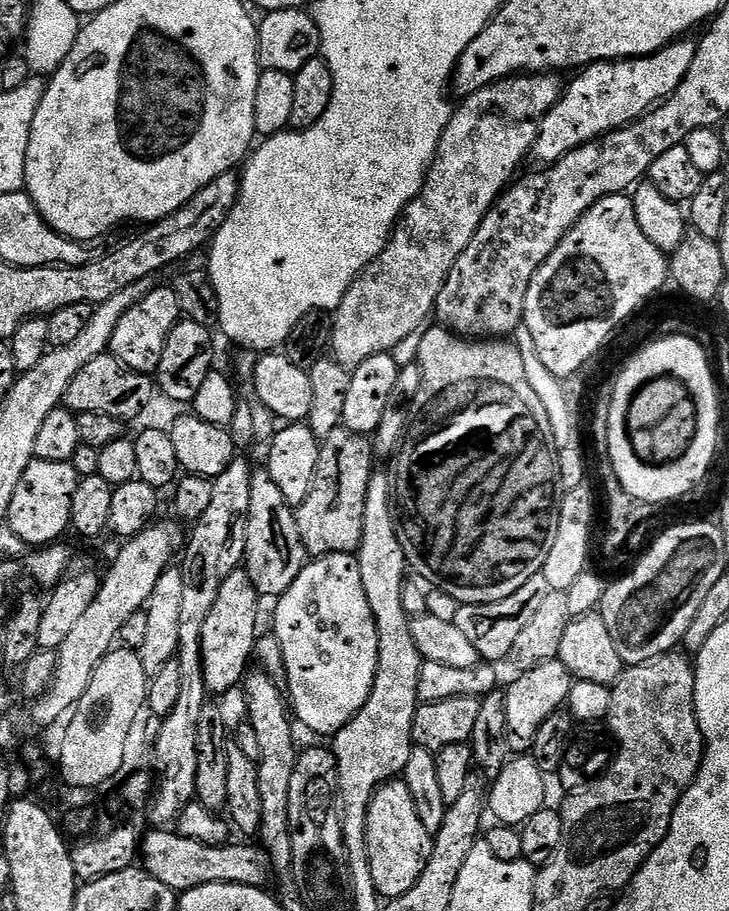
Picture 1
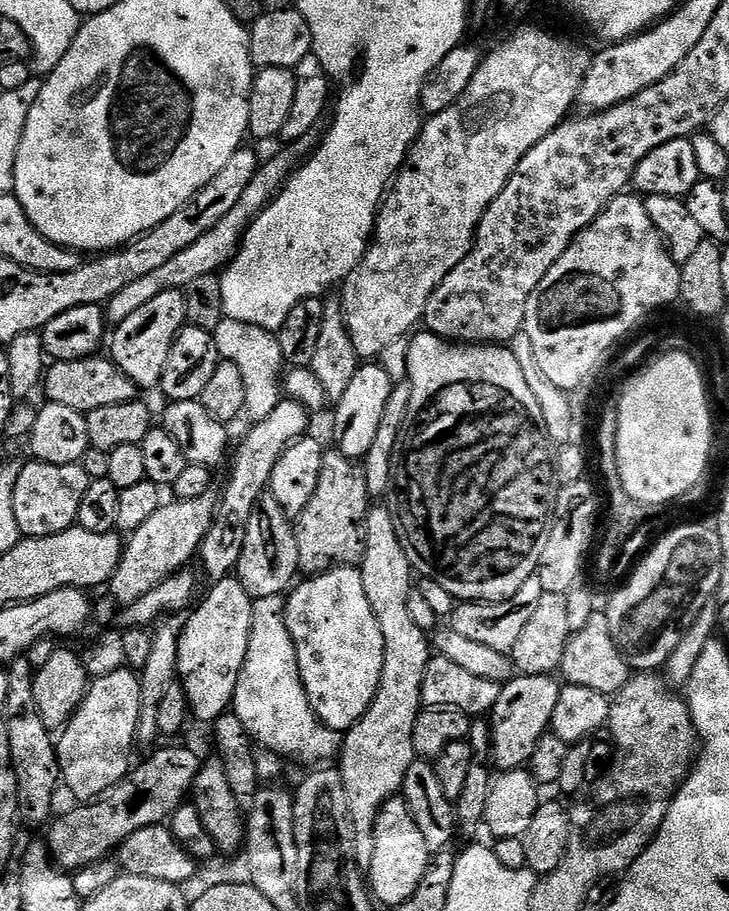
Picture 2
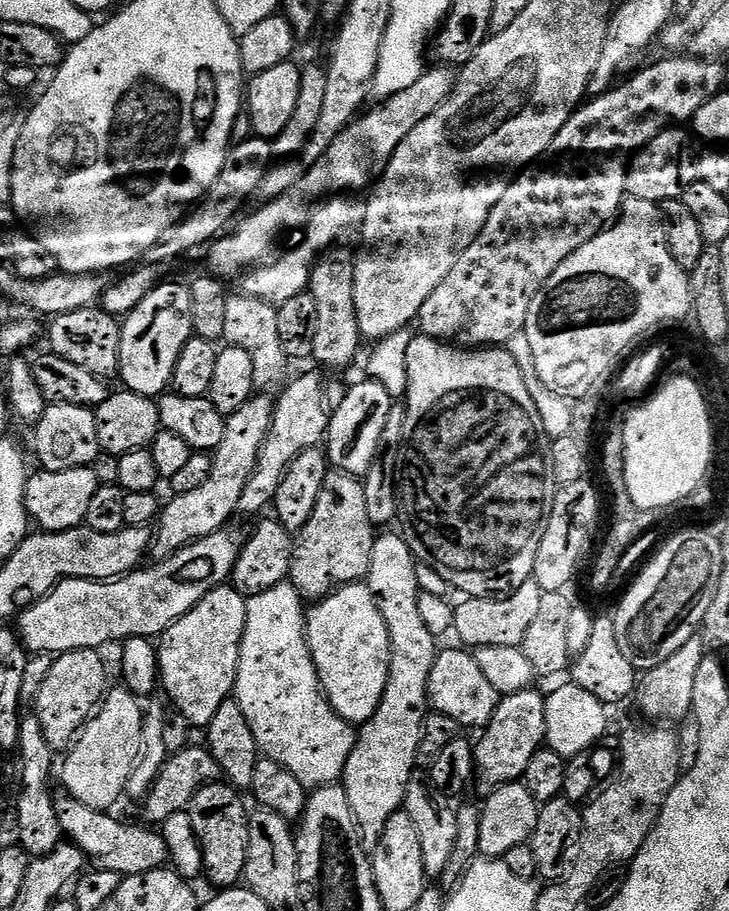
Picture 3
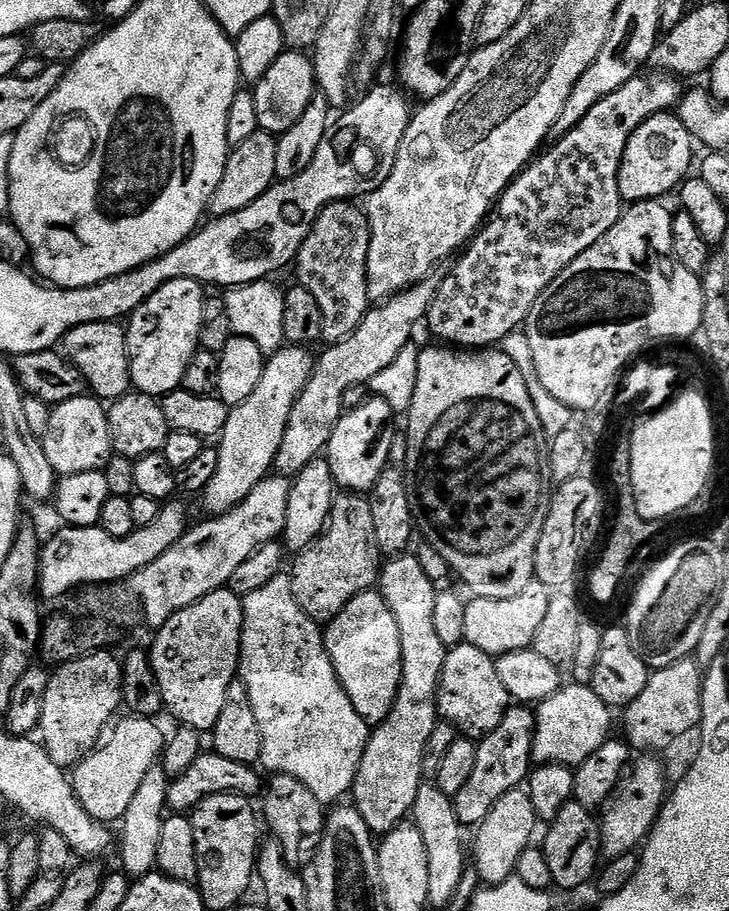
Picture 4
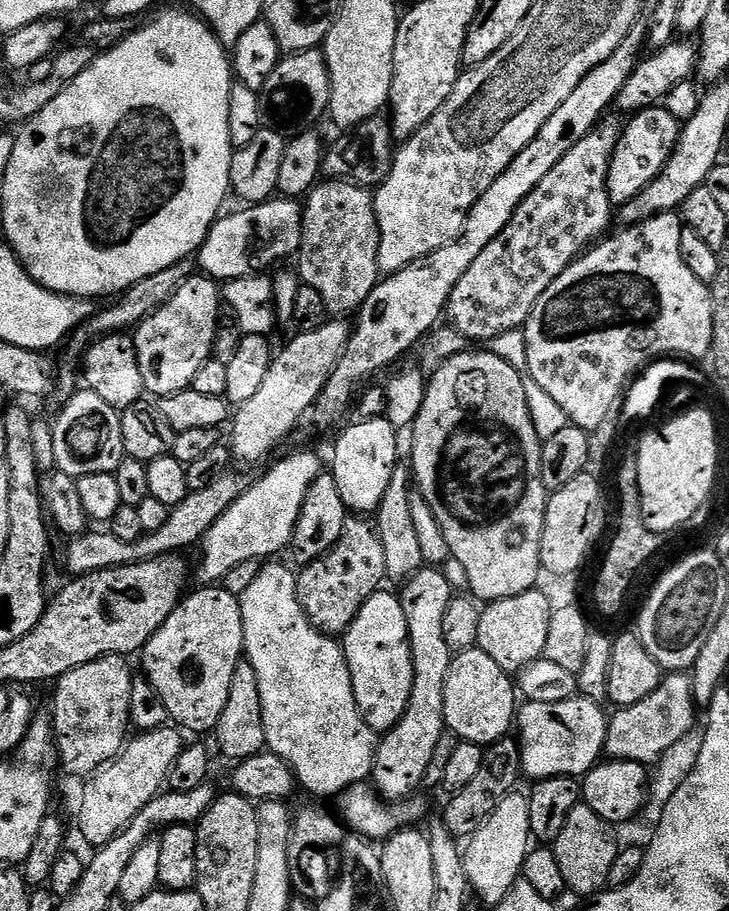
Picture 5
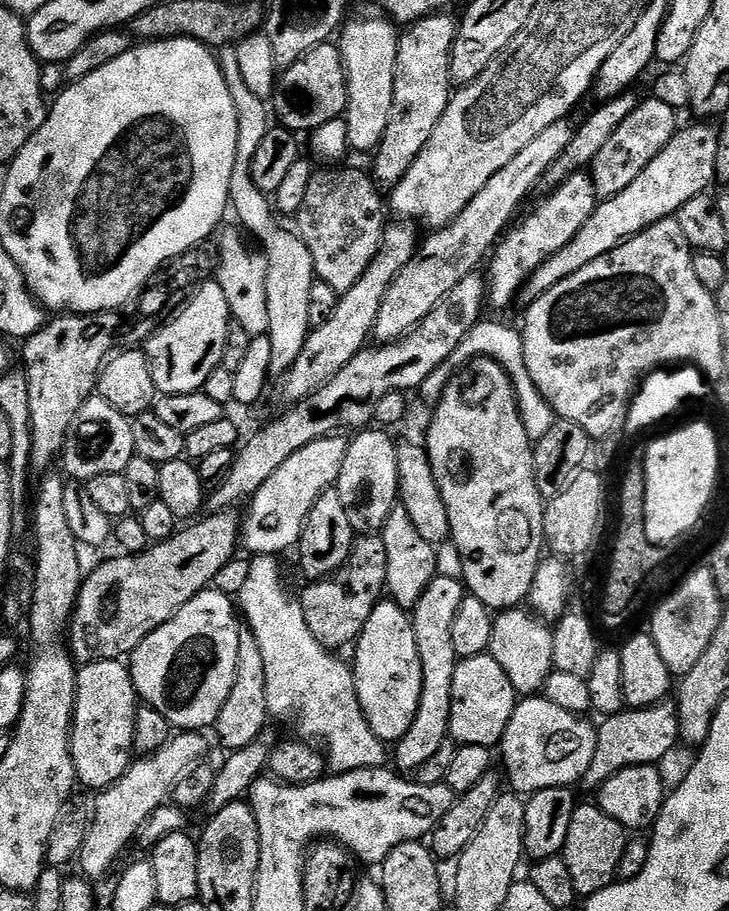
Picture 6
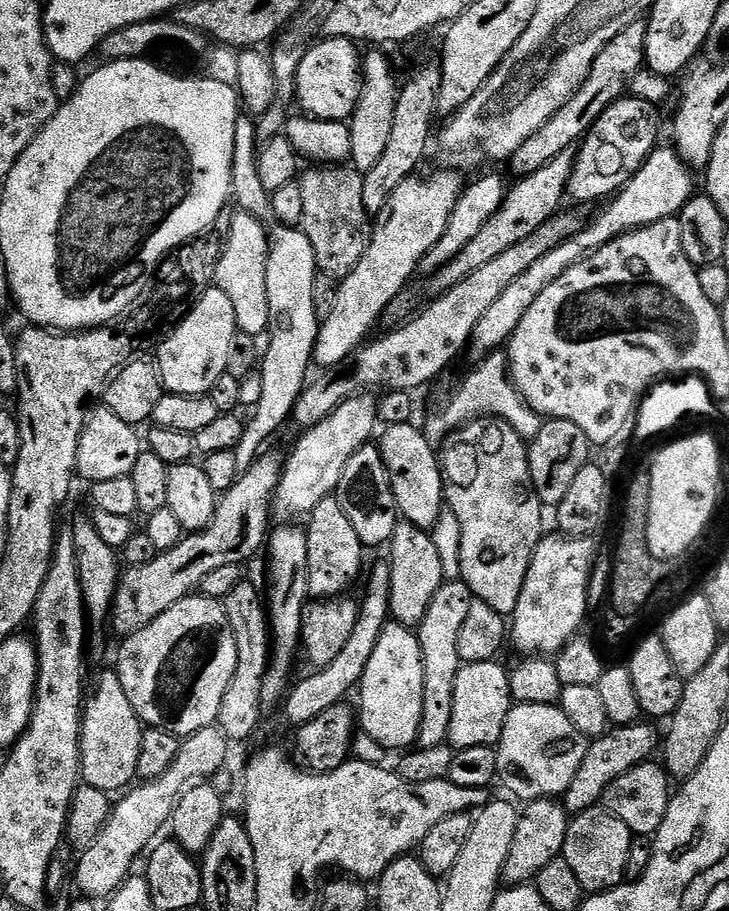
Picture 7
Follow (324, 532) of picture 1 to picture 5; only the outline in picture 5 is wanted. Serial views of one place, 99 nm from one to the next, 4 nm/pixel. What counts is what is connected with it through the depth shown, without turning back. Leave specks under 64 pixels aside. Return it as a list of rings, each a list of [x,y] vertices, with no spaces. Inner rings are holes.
[[[349,518],[336,545],[322,558],[299,569],[296,578],[298,602],[319,632],[336,638],[347,632],[358,610],[366,606],[366,598],[381,591],[383,584],[380,583],[385,583],[387,575],[386,553],[382,551],[375,523],[368,518]]]

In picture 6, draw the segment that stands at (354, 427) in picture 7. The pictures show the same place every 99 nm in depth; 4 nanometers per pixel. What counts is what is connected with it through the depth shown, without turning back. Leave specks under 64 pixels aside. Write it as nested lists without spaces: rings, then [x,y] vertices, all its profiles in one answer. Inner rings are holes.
[[[340,434],[323,436],[310,442],[310,446],[302,446],[298,454],[290,454],[290,458],[286,458],[286,462],[282,462],[282,466],[278,466],[266,482],[262,482],[259,490],[250,497],[248,517],[245,515],[242,520],[243,551],[245,548],[252,556],[279,557],[280,552],[299,545],[304,523],[314,502],[335,485],[342,470],[348,449],[348,440],[342,437]]]

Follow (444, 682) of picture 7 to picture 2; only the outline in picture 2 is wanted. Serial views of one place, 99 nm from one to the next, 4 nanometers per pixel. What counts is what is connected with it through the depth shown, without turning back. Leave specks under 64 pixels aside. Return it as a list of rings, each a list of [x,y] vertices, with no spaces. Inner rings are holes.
[[[372,506],[368,509],[368,548],[364,551],[364,559],[359,569],[366,598],[370,598],[370,610],[374,610],[374,618],[378,618],[378,626],[382,626],[384,661],[382,678],[374,694],[374,702],[366,710],[364,717],[354,727],[349,728],[343,737],[338,757],[338,771],[346,786],[348,813],[352,819],[352,828],[356,832],[356,861],[366,870],[370,862],[374,862],[378,814],[386,801],[393,799],[403,789],[406,770],[410,770],[413,760],[417,759],[414,750],[414,722],[422,707],[422,678],[426,678],[426,666],[432,661],[434,648],[430,643],[429,633],[423,632],[410,615],[408,600],[414,591],[412,563],[406,558],[406,550],[400,541],[398,524],[393,513],[391,516],[384,508]]]

